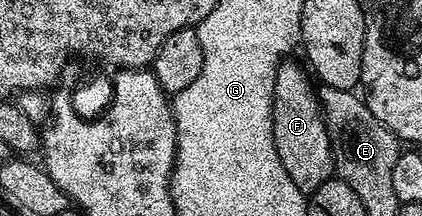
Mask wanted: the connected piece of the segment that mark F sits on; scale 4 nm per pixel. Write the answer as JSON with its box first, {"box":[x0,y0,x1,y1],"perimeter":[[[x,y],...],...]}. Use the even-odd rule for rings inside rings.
{"box":[273,60,335,192],"perimeter":[[[291,60],[280,61],[275,67],[273,144],[277,144],[277,156],[281,156],[285,172],[289,172],[289,180],[293,180],[299,190],[310,192],[321,188],[321,184],[333,176],[335,161],[316,87],[311,87],[312,79],[302,65],[299,67],[297,63],[287,61]]]}

